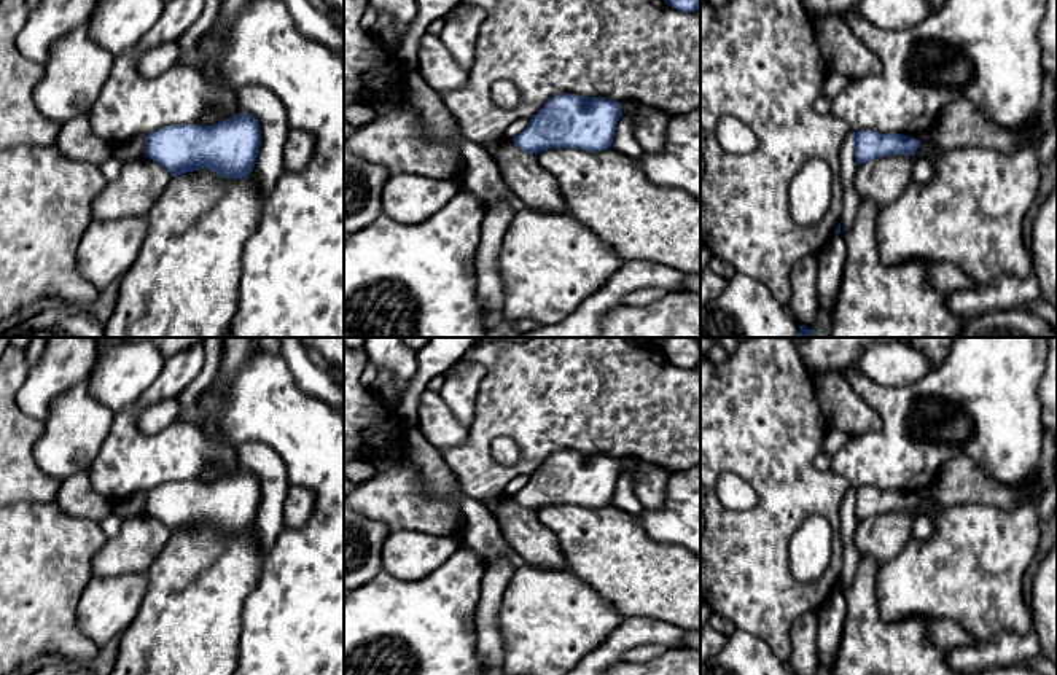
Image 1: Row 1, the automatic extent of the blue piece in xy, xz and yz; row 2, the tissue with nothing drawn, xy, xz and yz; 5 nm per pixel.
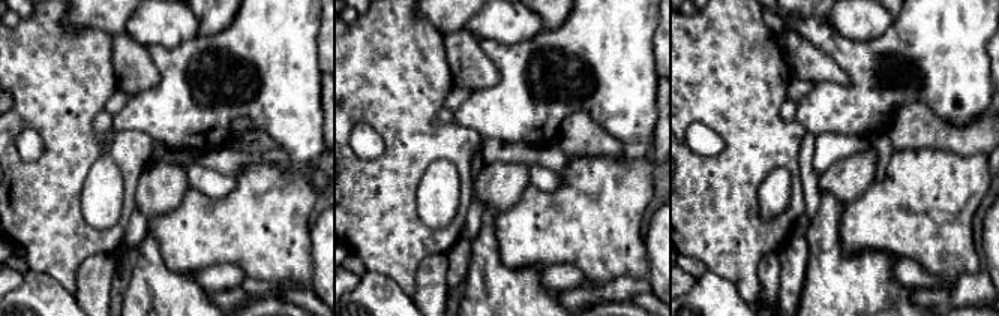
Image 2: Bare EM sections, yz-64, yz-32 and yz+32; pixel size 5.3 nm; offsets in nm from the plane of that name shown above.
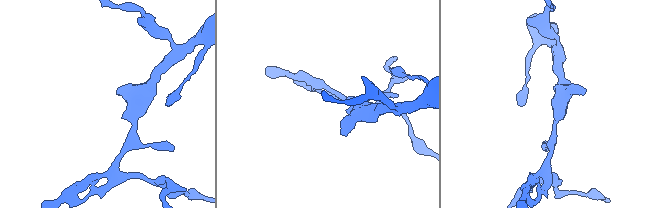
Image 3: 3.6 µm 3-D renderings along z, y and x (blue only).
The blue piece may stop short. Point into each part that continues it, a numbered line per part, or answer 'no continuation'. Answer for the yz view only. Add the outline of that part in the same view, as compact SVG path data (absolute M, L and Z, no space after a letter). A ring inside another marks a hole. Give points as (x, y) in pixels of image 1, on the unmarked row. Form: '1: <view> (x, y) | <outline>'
1: yz (932, 508) | M920 497L920 501L915 508L917 516L928 516L931 521L934 521L941 513L942 505L936 501L936 498L925 500Z

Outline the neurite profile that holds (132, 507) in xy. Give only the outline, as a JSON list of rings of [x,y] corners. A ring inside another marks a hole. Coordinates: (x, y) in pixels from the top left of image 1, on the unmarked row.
[[[137,492],[124,501],[113,503],[111,514],[119,516],[123,521],[134,519],[145,514],[145,494]]]

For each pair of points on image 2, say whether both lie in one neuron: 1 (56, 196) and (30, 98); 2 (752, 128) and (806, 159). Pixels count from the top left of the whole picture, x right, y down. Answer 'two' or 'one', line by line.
1: one
2: two

